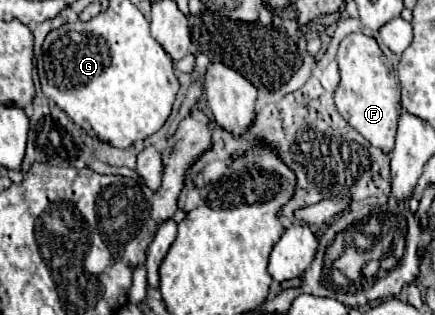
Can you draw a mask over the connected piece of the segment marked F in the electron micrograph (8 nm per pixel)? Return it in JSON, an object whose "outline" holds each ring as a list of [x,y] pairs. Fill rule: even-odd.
{"outline":[[[362,32],[348,34],[340,42],[336,60],[340,66],[340,84],[334,94],[338,112],[372,146],[378,146],[382,152],[392,152],[400,118],[400,88],[392,62],[382,54],[378,42]]]}

